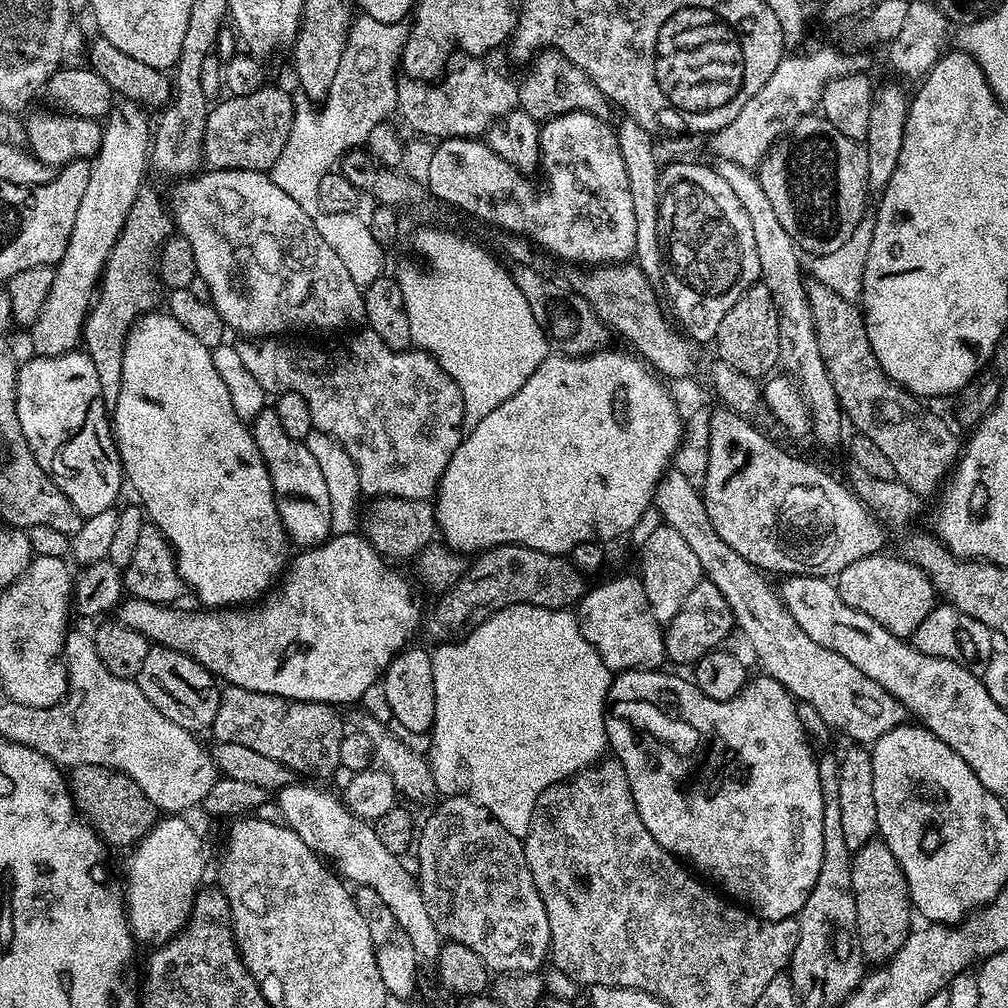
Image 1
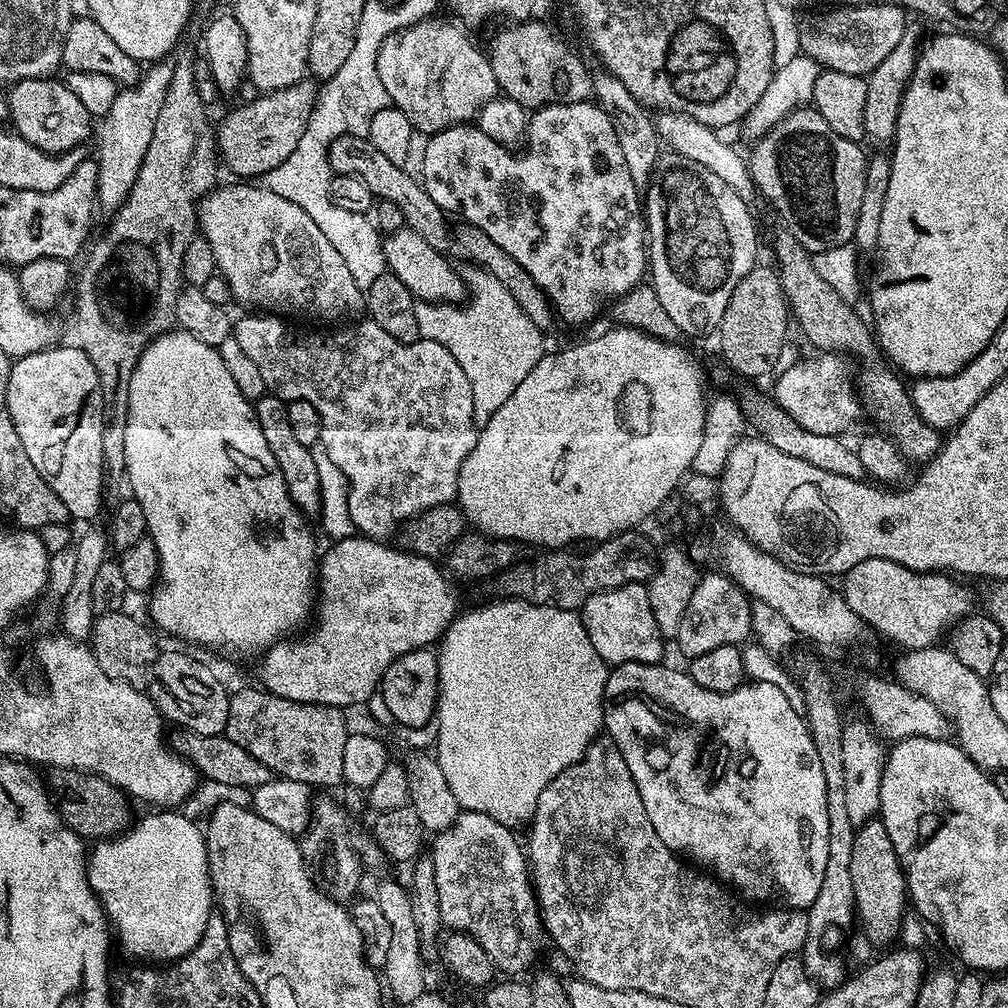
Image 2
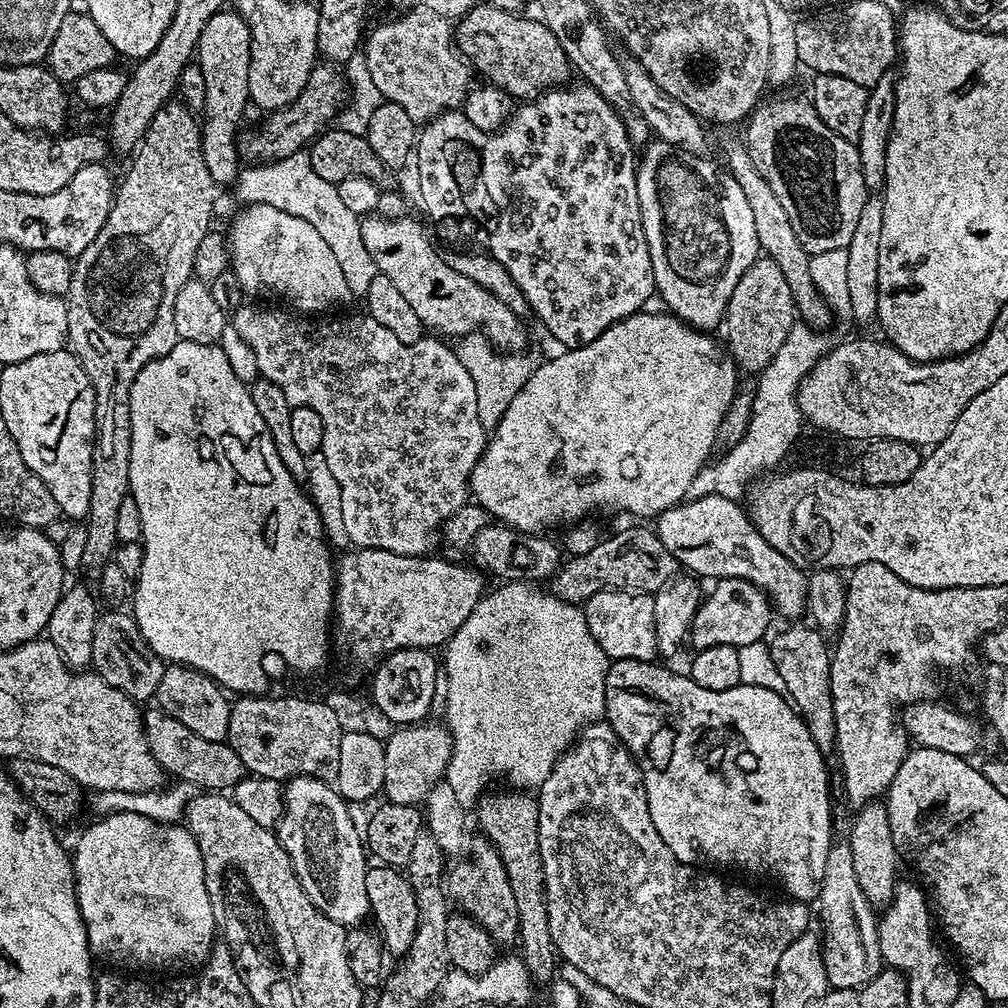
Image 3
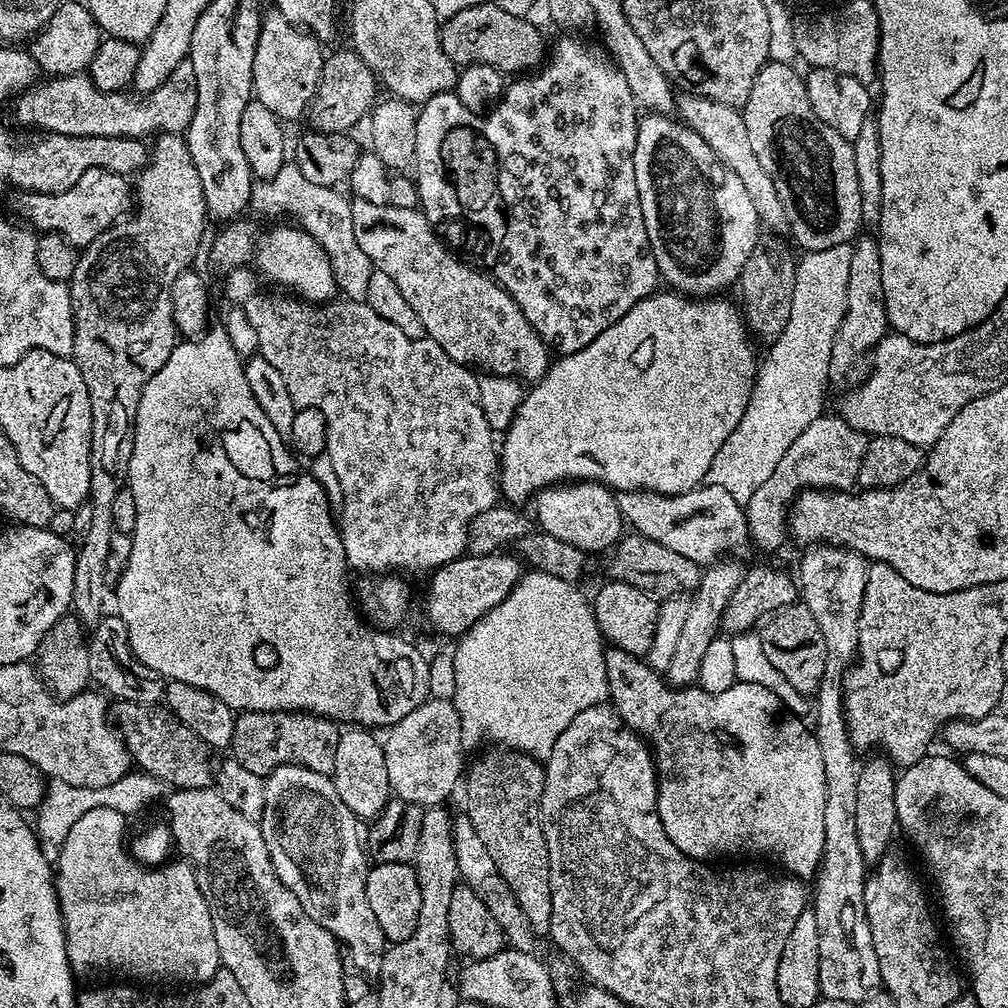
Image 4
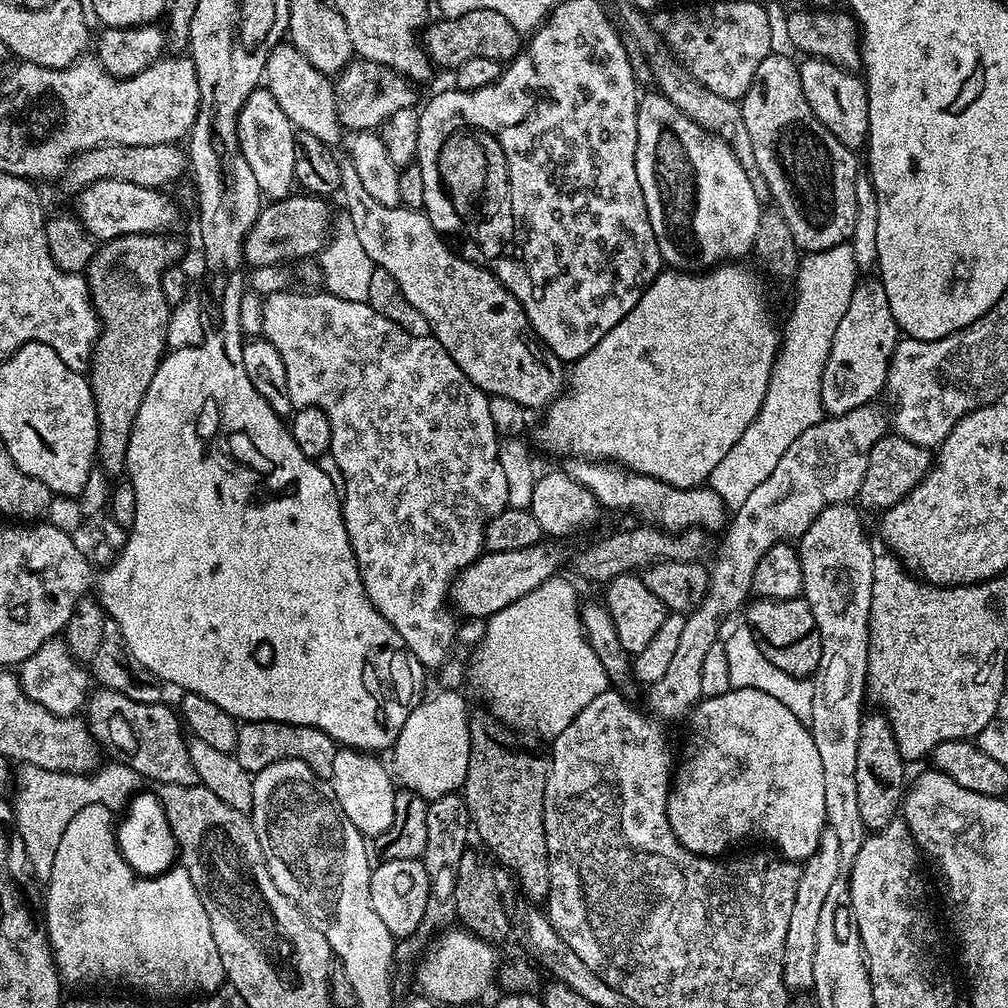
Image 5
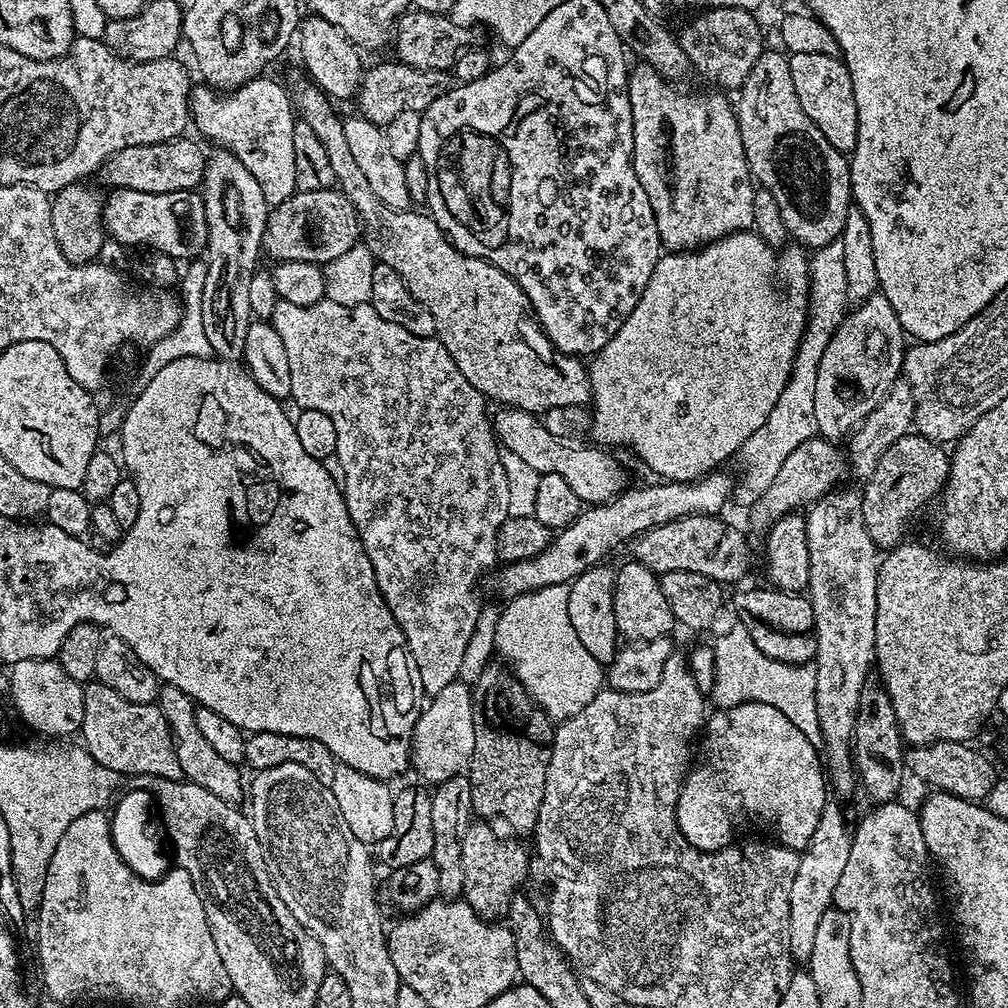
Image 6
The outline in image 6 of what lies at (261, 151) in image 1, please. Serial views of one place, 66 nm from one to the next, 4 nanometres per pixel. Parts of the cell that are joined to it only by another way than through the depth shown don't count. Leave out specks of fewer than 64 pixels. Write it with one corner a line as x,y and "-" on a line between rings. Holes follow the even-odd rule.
391,62
392,64
376,64
363,73
360,81
358,101
360,100
359,115
372,124
385,125
394,122
402,110
414,110
423,114
450,87
448,72
438,70
422,70
409,64

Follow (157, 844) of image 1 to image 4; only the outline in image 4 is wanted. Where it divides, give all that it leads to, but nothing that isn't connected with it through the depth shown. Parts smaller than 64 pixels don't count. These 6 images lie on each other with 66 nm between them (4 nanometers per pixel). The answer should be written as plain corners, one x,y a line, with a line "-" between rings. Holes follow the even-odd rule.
99,808
98,810
86,810
86,814
82,814
82,818
78,818
78,822
74,822
74,826
70,826
70,834
66,834
66,842
60,847
60,856
54,861
54,896
60,902
60,917
64,919
64,937
66,938
66,950
68,951
68,960
72,964
73,973
80,972
133,972
140,980
185,980
185,985
199,986
206,984
208,981
216,977
217,972
221,971
220,955
218,954
218,942
214,938
214,930
212,929
212,919
210,918
210,910
206,898
202,898
202,890
198,890
198,882
196,881
196,872
192,865
187,862
181,864
172,864
173,862
165,862
159,867
147,867
135,859
131,851
126,847
126,838
124,842
124,824
126,818
122,814
118,814
118,810
110,810
109,808

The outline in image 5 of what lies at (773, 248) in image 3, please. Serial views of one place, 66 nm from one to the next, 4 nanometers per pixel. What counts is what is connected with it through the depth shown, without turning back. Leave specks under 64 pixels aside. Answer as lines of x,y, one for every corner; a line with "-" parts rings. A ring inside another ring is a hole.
625,6
620,12
619,23
624,23
623,31
632,35
632,40
637,44
639,55
648,61
648,69
651,77
655,80
655,87
661,96
666,97
686,118
698,122
700,126
708,129
709,132
716,133
717,136
723,136
728,141
728,145
734,150
738,162
746,170
750,178
750,186
754,186
754,194
761,202
769,199
770,193
762,174
756,169
754,162
754,146
750,146
750,134
746,134
746,122
742,118
742,110
737,101
730,98
722,98
722,94
714,94
714,90
706,90
702,82
693,78
692,73
673,56
672,51
668,49
668,43
654,30
651,19
641,9
631,6

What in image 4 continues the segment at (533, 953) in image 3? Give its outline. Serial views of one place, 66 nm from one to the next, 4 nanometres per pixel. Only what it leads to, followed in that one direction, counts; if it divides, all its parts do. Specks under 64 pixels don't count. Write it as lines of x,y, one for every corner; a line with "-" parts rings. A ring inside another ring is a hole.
496,746
491,749
493,752
484,752
477,758
476,762
471,763
470,769
466,774
466,784
468,780
468,808
466,814
472,819
474,830
478,838
482,838
486,850
490,850
490,858
494,858
494,866
501,880
506,882
506,886
514,894
516,904
522,906
522,912
526,918
530,918
530,926
536,933
544,934
552,927
552,887
550,886
550,854
546,846
546,834
542,830
542,798
544,797
544,769
545,765
533,756
527,756
525,752
517,752
503,746

